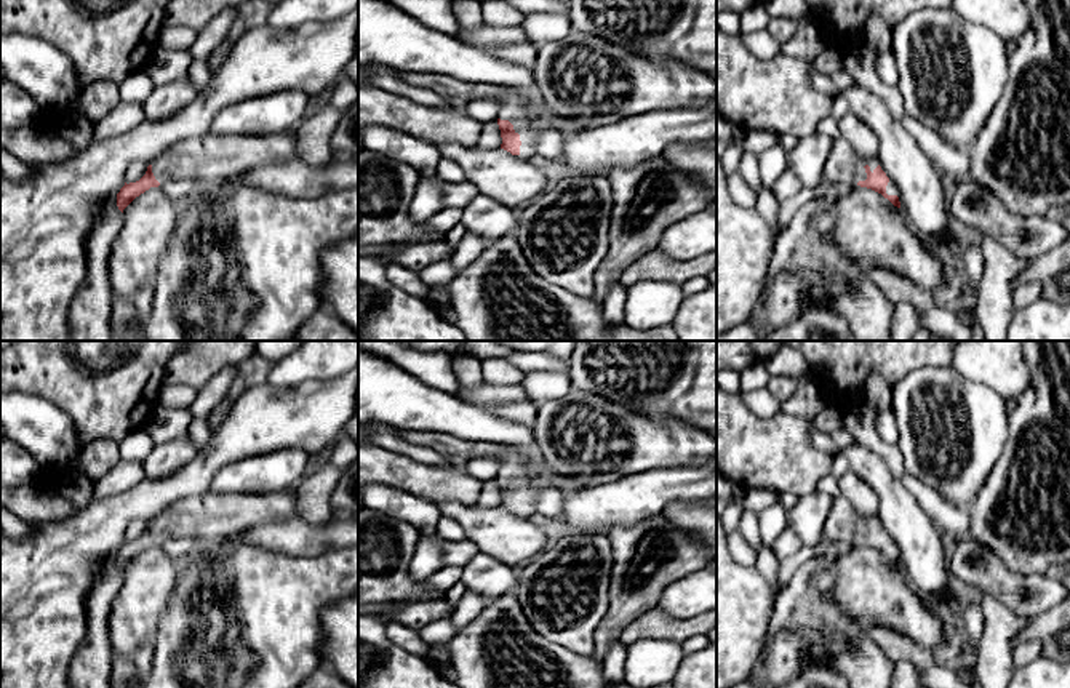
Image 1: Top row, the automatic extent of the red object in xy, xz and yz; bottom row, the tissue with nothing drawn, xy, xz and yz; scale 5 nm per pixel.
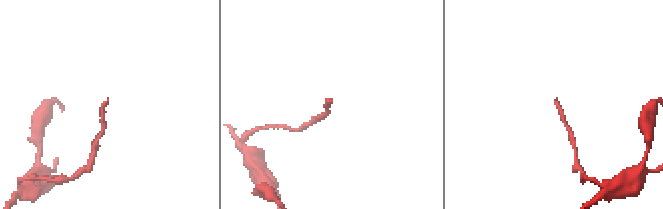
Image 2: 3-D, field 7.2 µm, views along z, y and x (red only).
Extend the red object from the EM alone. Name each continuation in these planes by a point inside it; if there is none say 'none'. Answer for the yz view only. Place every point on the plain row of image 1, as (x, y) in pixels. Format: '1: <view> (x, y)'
1: yz (843, 524)

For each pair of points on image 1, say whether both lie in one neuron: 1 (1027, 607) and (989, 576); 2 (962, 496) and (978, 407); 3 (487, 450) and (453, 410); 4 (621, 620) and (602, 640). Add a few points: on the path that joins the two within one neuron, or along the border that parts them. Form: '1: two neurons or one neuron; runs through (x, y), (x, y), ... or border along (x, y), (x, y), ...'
1: one neuron; runs through (1018, 599), (998, 581)
2: one neuron; runs through (965, 474), (974, 461), (974, 429)
3: two neurons; border along (445, 434), (490, 442), (498, 447)
4: one neuron; runs through (616, 624), (605, 636)

